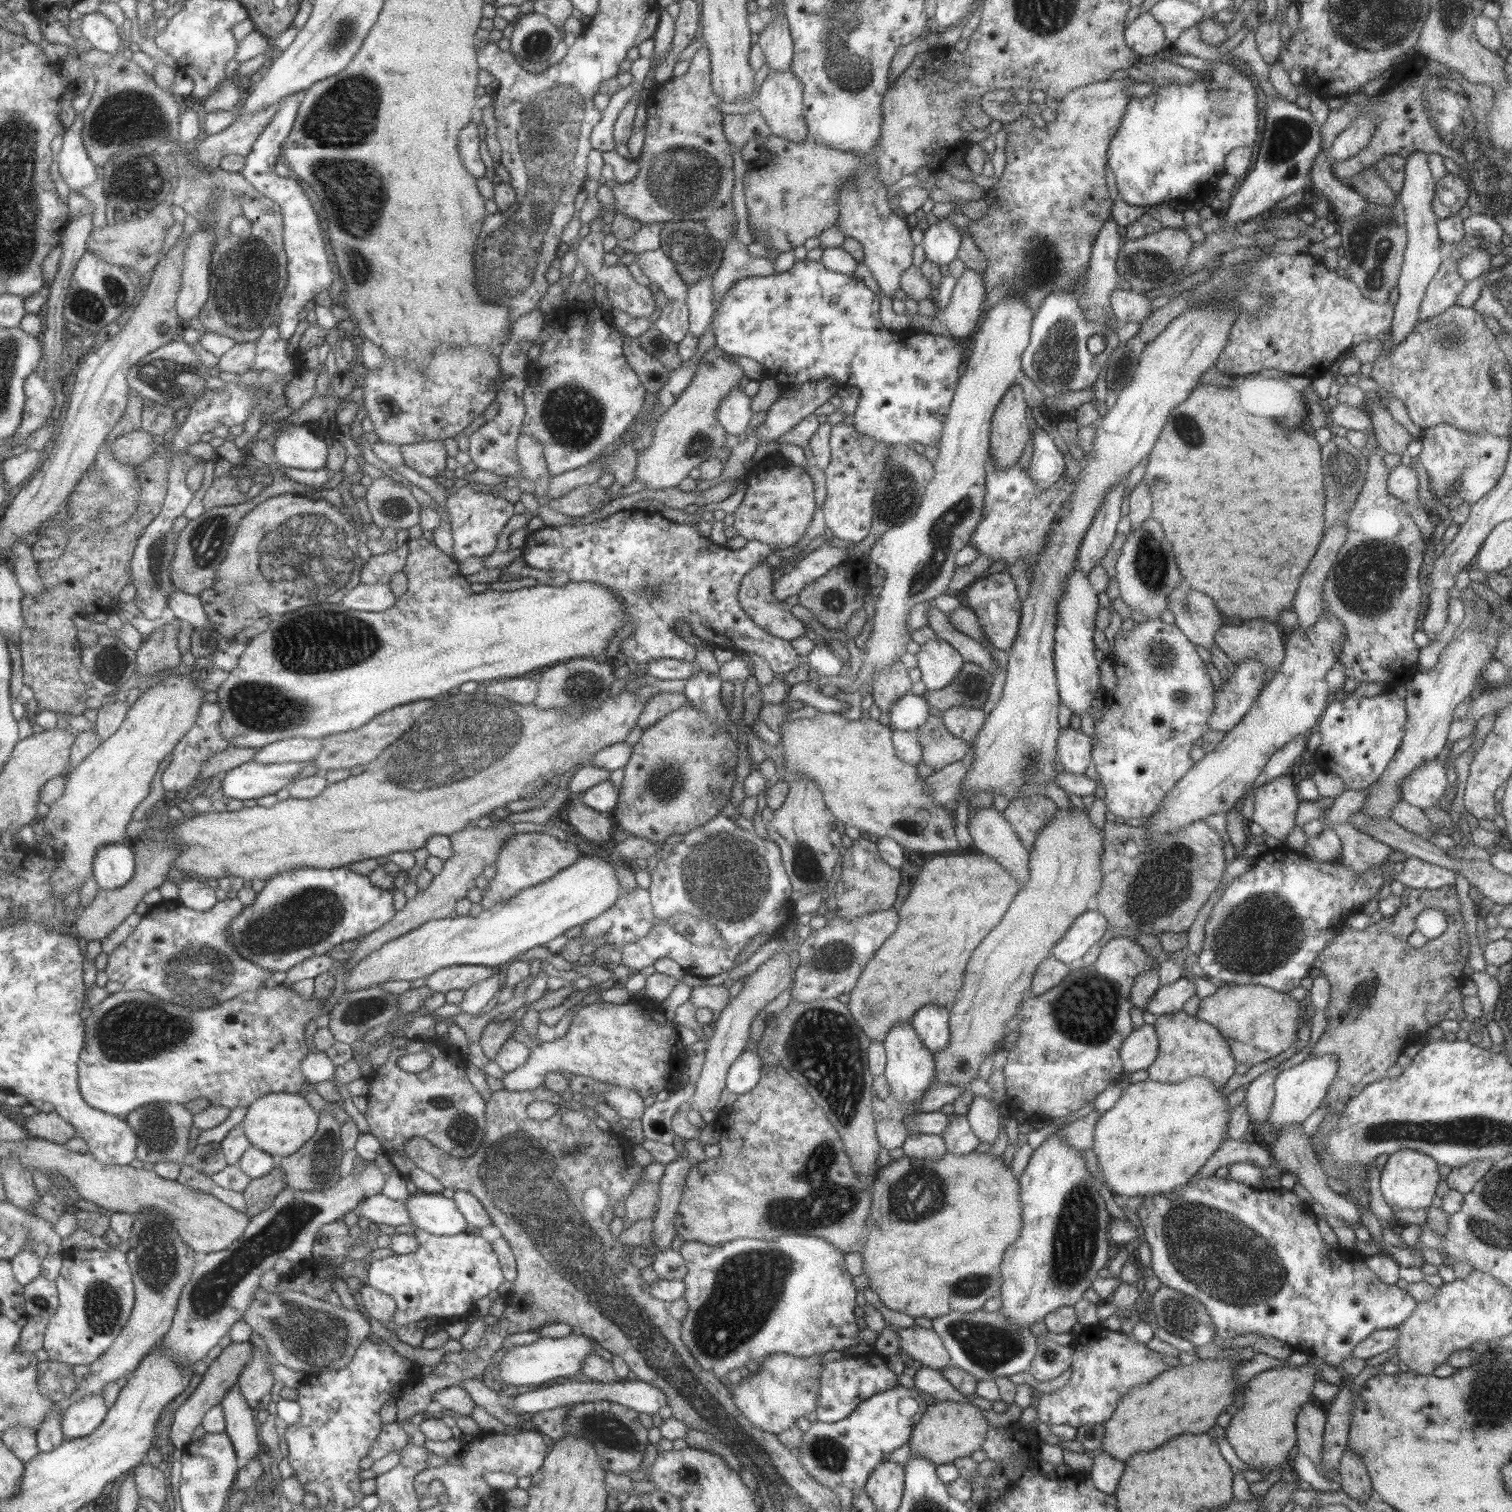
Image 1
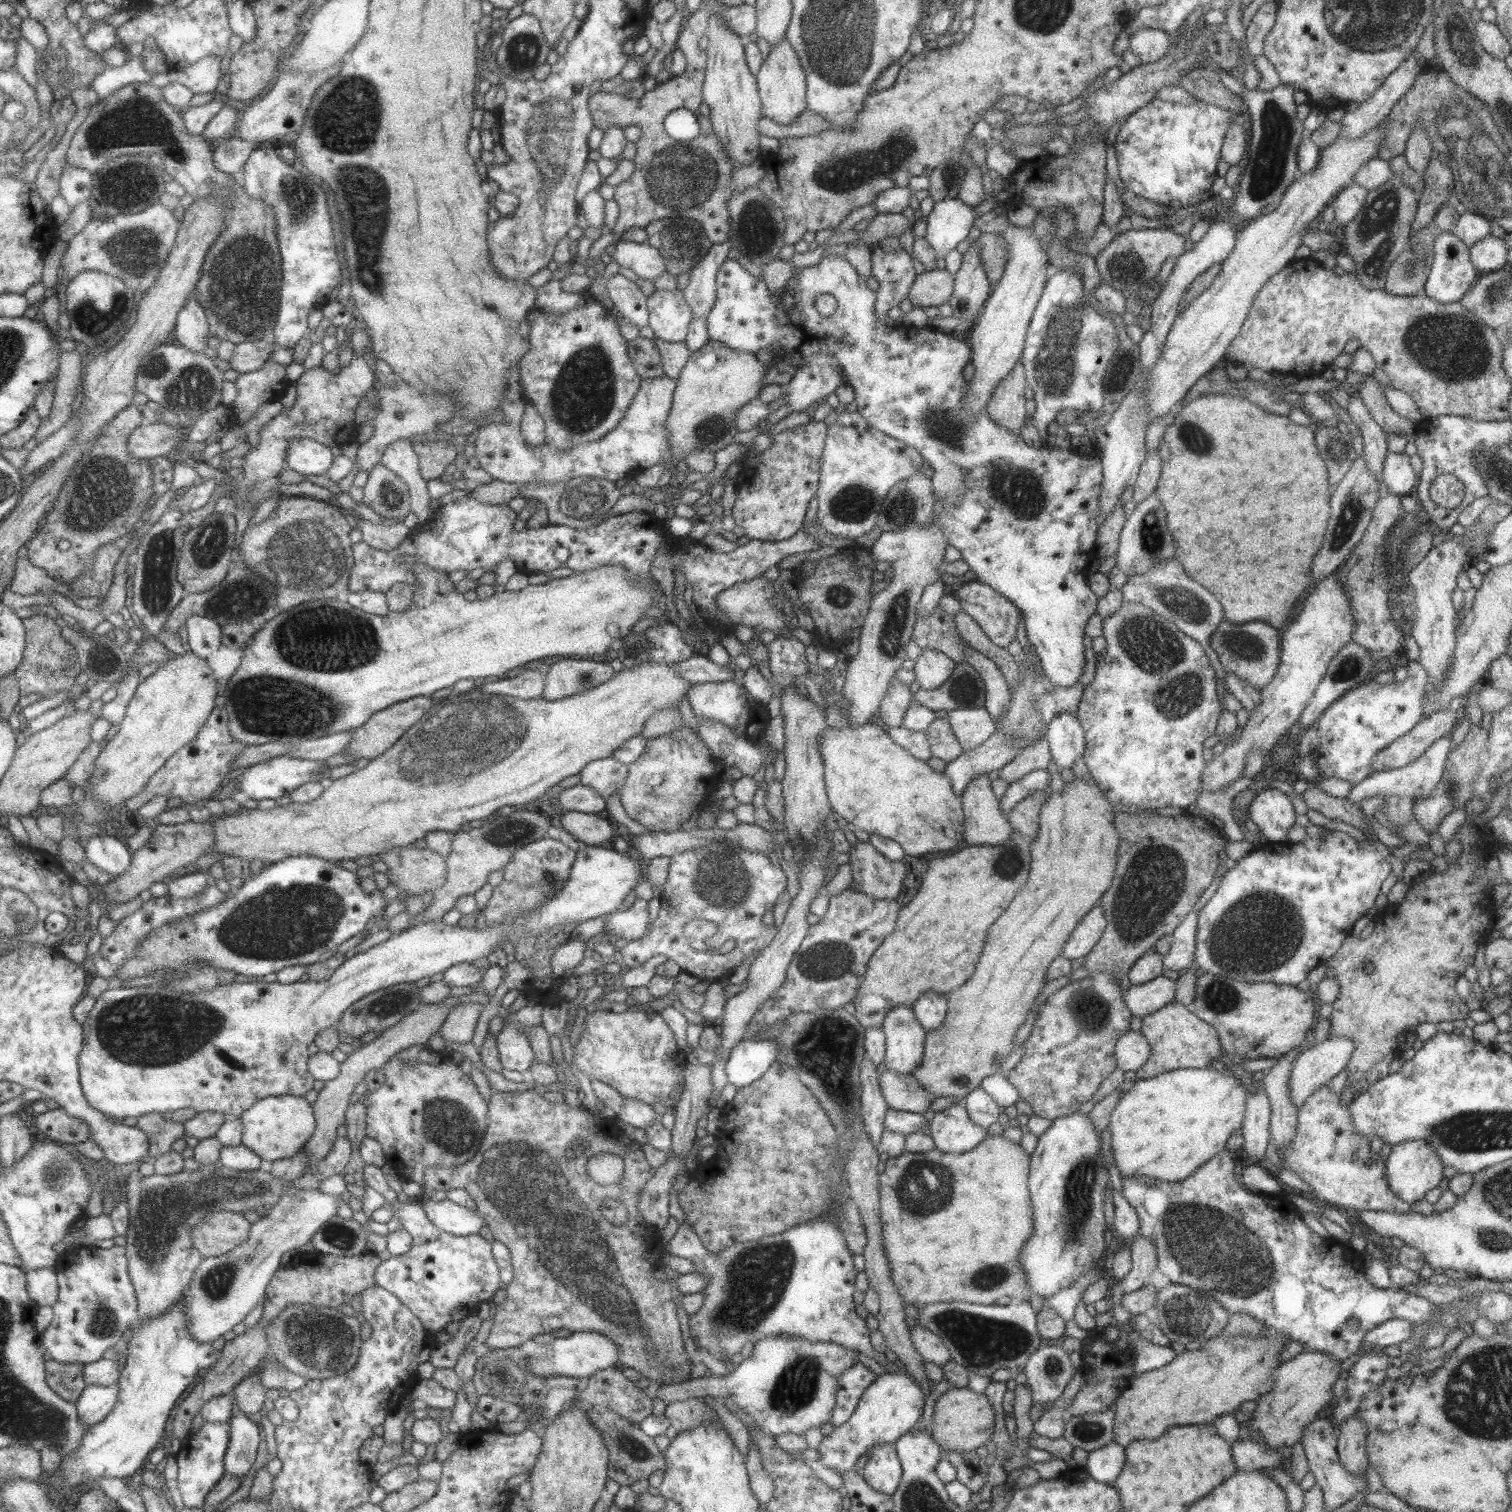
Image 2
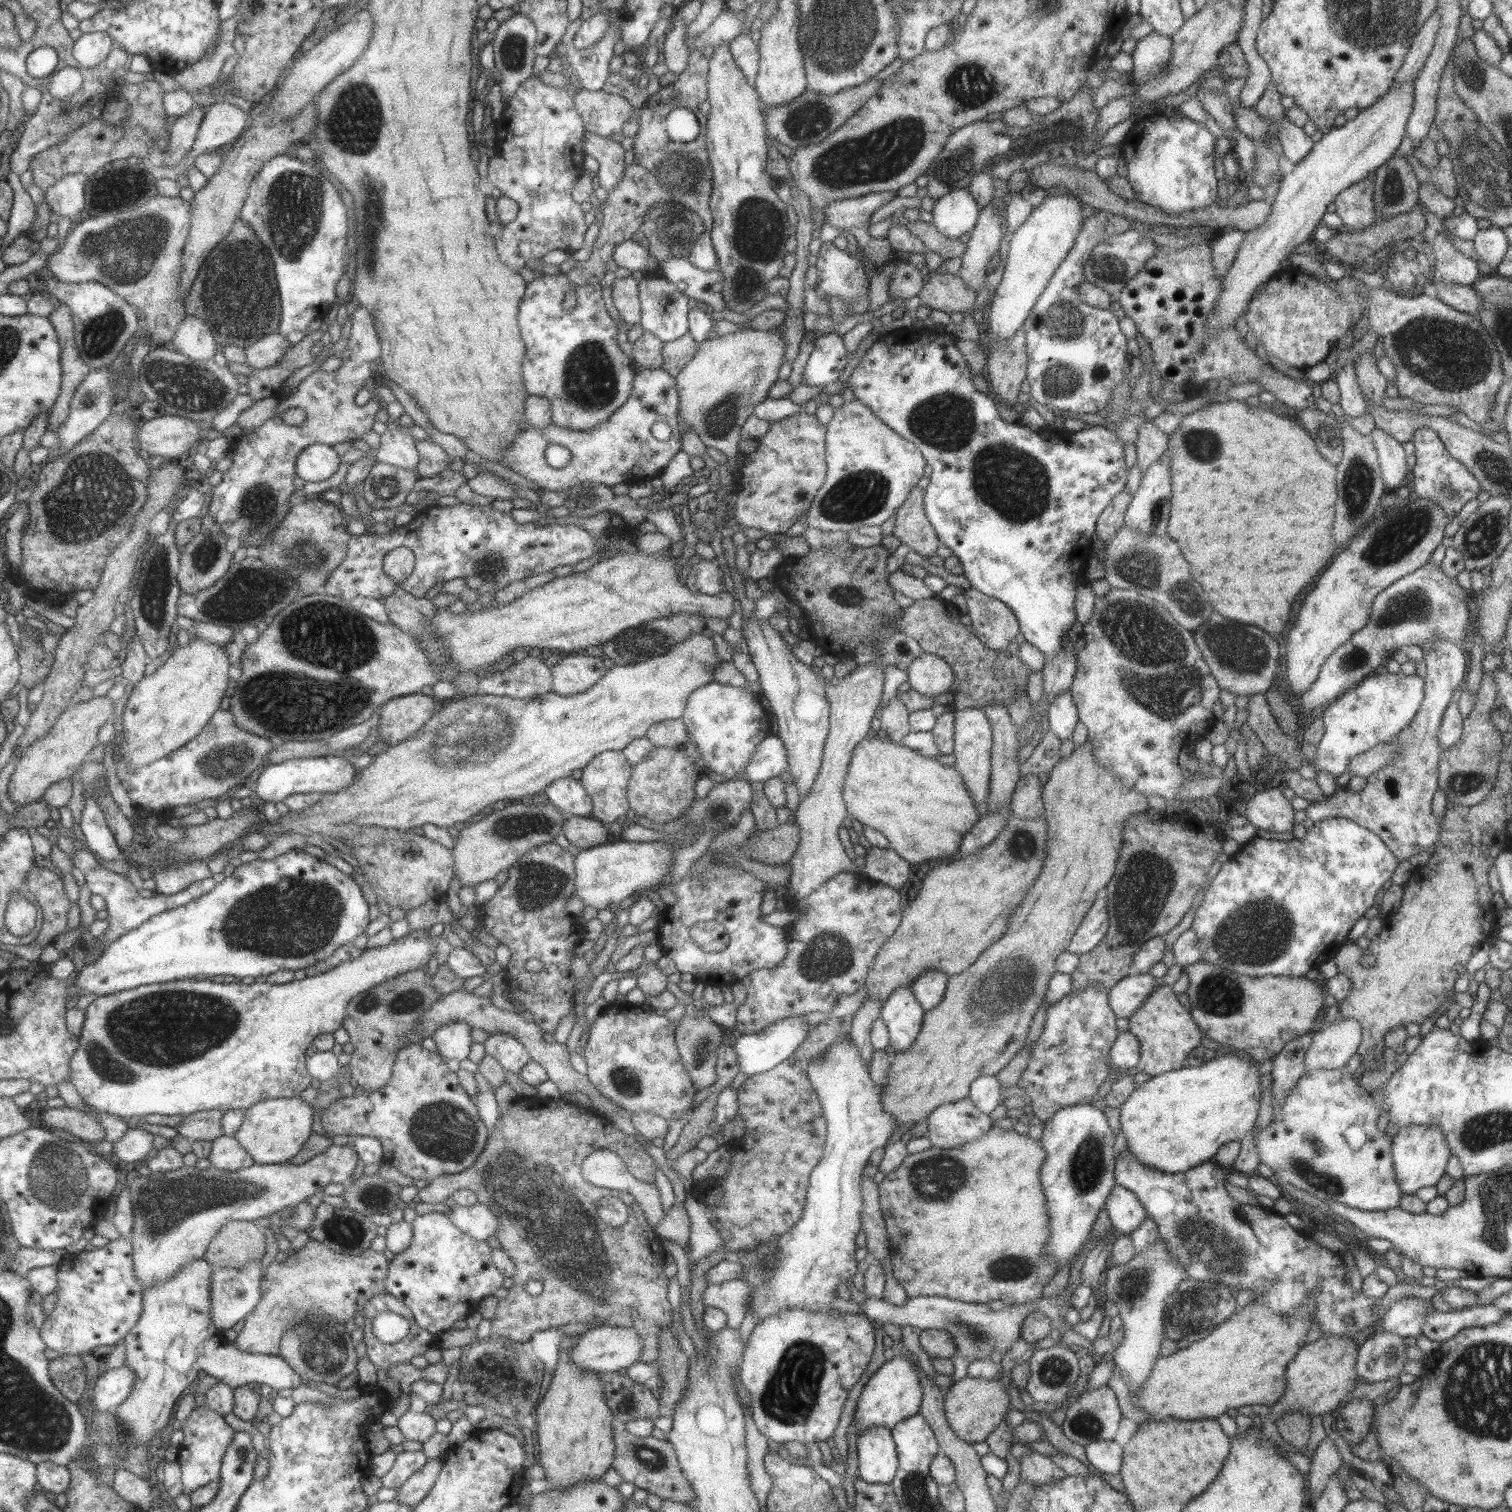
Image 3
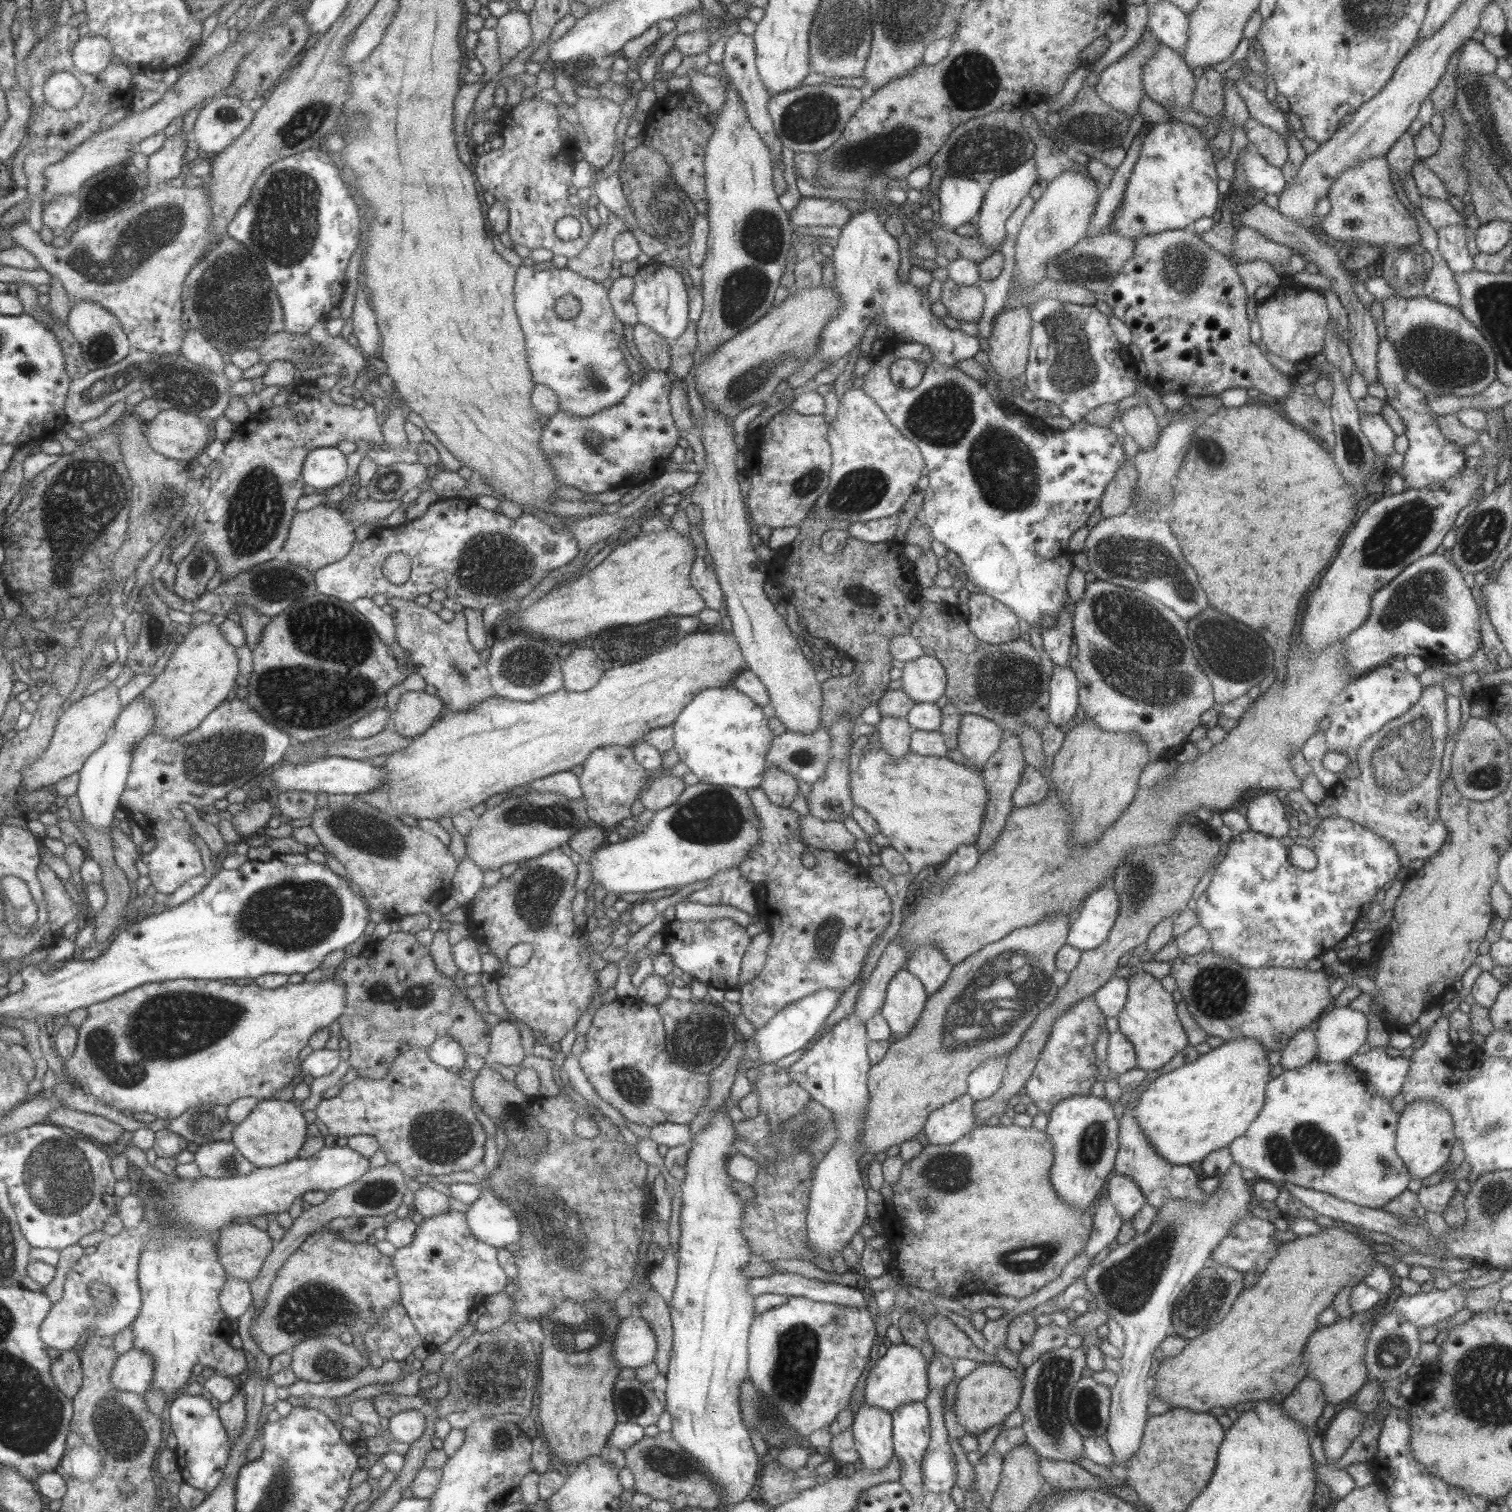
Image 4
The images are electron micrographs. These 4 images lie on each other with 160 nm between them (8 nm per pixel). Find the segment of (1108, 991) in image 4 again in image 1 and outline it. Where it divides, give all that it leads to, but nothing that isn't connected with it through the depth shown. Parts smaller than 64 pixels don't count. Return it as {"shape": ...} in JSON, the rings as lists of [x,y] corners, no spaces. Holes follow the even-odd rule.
{"shape":[[[1181,976],[1171,984],[1160,984],[1147,999],[1144,1010],[1156,1016],[1181,1011],[1185,1000],[1193,996],[1193,983]]]}

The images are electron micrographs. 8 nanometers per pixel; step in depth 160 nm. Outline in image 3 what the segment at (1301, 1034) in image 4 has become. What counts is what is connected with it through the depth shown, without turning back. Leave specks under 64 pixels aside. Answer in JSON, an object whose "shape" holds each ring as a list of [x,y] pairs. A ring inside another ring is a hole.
{"shape":[[[1303,1033],[1286,1042],[1281,1050],[1271,1059],[1272,1104],[1278,1107],[1291,1090],[1295,1081],[1304,1075],[1304,1054],[1312,1041],[1312,1034]]]}

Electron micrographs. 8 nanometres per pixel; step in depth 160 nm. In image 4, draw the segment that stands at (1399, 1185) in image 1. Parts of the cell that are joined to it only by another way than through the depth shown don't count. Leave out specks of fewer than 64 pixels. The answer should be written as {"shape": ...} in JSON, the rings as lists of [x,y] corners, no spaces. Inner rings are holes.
{"shape":[[[1415,1099],[1404,1106],[1396,1125],[1395,1150],[1405,1163],[1411,1179],[1423,1179],[1437,1172],[1449,1158],[1455,1140],[1451,1114],[1433,1099]]]}

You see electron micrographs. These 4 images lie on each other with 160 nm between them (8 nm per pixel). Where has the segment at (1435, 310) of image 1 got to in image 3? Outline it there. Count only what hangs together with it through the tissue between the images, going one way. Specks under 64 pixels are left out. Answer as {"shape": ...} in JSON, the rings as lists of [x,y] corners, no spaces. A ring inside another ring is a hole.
{"shape":[[[1437,233],[1430,242],[1435,259],[1435,272],[1430,280],[1448,285],[1472,285],[1479,277],[1476,262],[1456,250],[1451,241],[1444,234]]]}

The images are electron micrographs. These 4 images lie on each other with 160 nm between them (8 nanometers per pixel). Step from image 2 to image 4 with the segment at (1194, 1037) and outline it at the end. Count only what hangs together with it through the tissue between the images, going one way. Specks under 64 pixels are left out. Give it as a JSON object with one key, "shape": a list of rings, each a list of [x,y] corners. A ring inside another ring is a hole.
{"shape":[[[1144,970],[1126,978],[1126,999],[1122,1009],[1116,1014],[1119,1032],[1133,1045],[1136,1066],[1151,1071],[1162,1068],[1167,1062],[1176,1062],[1183,1047],[1188,1044],[1187,1036],[1175,1015],[1175,1003],[1171,992],[1165,991],[1154,978]]]}

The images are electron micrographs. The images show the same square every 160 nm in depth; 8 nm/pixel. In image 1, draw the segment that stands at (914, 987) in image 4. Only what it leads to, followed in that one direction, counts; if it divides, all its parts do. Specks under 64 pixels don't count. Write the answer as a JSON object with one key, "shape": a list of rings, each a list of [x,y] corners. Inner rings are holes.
{"shape":[[[895,1022],[889,1028],[882,1043],[886,1054],[884,1076],[890,1088],[890,1094],[894,1096],[895,1102],[899,1105],[898,1108],[902,1110],[899,1120],[912,1117],[915,1113],[920,1113],[916,1108],[916,1100],[923,1091],[926,1091],[925,1087],[935,1081],[933,1055],[926,1046],[923,1046],[915,1030],[911,1028],[910,1022]]]}

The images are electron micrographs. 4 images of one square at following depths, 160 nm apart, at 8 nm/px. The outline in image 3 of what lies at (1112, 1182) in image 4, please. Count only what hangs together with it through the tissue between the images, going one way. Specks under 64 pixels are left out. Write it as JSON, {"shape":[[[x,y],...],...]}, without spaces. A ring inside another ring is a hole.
{"shape":[[[1115,1183],[1103,1206],[1114,1231],[1130,1234],[1146,1217],[1144,1206],[1135,1194]]]}

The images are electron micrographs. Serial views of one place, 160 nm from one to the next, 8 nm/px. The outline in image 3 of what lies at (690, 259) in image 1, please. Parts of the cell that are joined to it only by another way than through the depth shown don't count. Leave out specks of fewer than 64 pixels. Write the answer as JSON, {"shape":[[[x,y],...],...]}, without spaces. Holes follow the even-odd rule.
{"shape":[[[671,201],[658,202],[650,206],[643,215],[639,229],[648,240],[648,254],[654,256],[657,263],[661,263],[666,258],[686,256],[691,245],[704,232],[704,224],[692,210]]]}

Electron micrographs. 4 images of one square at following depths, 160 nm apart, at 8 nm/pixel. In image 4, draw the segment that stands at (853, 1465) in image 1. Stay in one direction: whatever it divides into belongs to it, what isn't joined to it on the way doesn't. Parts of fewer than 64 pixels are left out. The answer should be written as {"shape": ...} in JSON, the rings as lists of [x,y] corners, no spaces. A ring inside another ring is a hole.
{"shape":[[[905,1342],[891,1344],[885,1354],[877,1358],[865,1380],[864,1401],[862,1404],[876,1406],[890,1413],[902,1404],[921,1402],[928,1393],[925,1357],[914,1346]]]}

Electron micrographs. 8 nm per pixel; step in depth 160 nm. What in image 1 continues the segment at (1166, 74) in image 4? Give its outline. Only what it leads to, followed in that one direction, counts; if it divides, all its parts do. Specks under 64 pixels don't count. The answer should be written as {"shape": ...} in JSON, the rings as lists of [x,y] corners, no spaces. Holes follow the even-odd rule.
{"shape":[[[1148,12],[1135,16],[1123,36],[1126,45],[1139,56],[1155,55],[1167,44],[1163,27]]]}

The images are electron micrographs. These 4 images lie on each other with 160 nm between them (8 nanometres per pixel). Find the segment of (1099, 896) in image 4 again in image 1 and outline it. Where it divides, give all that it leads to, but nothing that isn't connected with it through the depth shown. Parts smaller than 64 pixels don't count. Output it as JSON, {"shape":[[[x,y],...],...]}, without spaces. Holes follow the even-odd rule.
{"shape":[[[1086,910],[1071,923],[1050,954],[1067,965],[1081,958],[1093,944],[1104,940],[1106,936],[1106,918],[1096,910]]]}

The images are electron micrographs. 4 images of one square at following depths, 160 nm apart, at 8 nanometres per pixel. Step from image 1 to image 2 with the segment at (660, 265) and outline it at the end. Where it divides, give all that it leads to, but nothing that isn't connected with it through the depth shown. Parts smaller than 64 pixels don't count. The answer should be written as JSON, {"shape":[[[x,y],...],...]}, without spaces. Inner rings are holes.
{"shape":[[[620,239],[611,257],[619,267],[630,268],[638,278],[653,281],[665,271],[663,259],[656,248],[645,243]]]}

